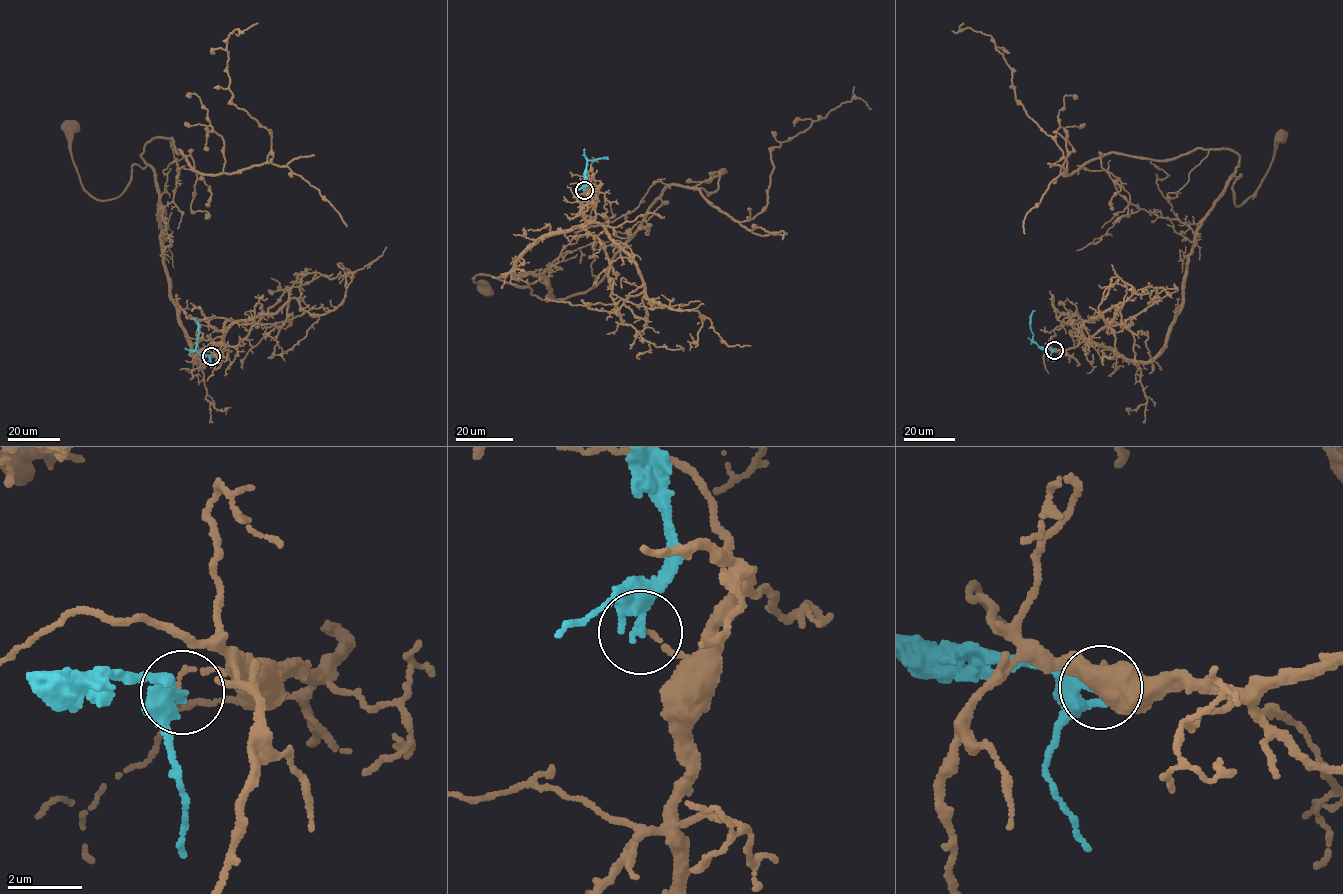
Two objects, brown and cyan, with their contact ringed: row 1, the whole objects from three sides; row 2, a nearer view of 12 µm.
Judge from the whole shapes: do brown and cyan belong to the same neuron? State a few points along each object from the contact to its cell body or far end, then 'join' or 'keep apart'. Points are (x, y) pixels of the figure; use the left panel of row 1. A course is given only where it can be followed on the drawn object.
brown runs (211, 356), (223, 344), (194, 360), (170, 297), (155, 175), (134, 164), (125, 191), (92, 197), (69, 126); cyan runs (211, 356), (201, 355), (195, 351), (198, 324), (193, 319); keep apart

